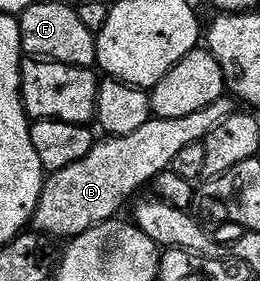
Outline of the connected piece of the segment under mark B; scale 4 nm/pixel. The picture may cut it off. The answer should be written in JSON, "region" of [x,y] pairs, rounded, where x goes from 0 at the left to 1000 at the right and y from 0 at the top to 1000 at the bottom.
{"region":[[[865,338],[808,367],[808,381],[777,381],[777,395],[746,395],[735,409],[688,423],[588,416],[546,438],[515,480],[404,484],[400,502],[373,498],[331,566],[300,566],[300,580],[269,580],[269,594],[238,594],[238,609],[181,619],[119,811],[200,851],[273,851],[346,822],[346,808],[435,783],[458,762],[446,754],[550,658],[581,662],[608,623],[658,601],[669,566],[715,523],[792,498],[808,466],[896,395],[896,349]]]}

